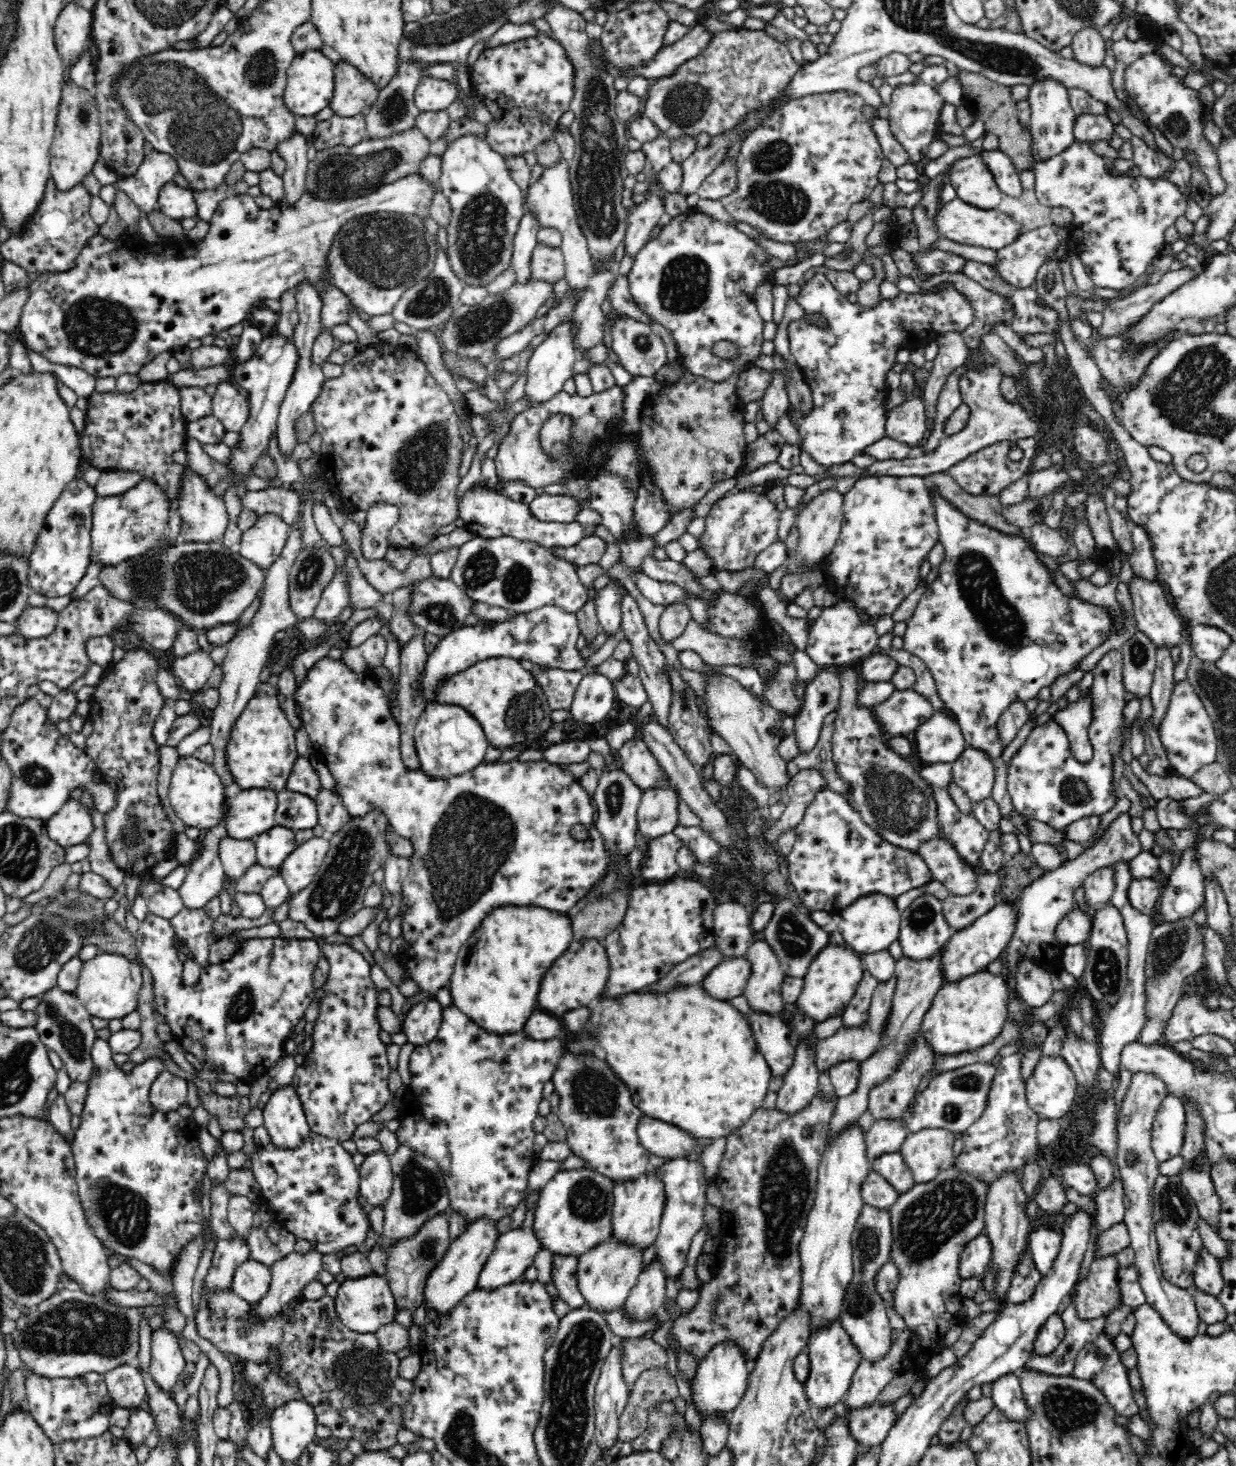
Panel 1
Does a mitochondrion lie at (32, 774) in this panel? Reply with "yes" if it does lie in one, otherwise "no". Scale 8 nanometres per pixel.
yes

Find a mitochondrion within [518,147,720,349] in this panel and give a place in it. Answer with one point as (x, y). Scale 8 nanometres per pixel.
(684, 284)

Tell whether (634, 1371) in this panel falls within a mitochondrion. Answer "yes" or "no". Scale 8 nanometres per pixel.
no

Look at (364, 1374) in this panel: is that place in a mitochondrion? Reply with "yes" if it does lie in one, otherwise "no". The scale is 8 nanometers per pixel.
yes

